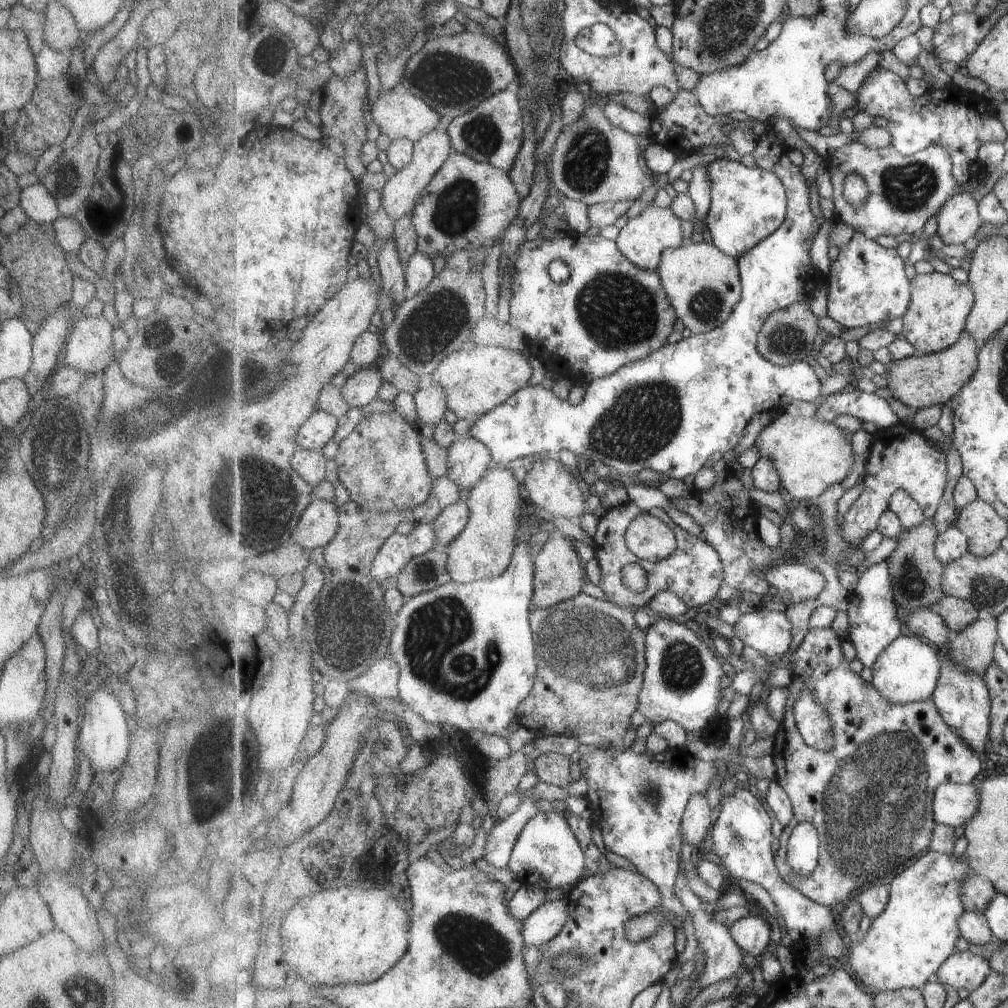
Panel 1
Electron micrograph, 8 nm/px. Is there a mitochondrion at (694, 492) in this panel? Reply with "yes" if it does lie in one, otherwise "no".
no

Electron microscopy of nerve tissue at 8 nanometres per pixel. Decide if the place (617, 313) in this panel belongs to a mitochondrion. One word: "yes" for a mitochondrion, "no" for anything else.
yes

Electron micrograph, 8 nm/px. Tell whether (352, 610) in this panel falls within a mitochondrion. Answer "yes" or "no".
yes

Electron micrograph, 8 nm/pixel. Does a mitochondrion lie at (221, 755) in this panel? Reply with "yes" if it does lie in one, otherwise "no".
yes

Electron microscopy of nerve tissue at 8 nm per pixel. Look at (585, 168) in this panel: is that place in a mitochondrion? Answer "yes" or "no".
yes

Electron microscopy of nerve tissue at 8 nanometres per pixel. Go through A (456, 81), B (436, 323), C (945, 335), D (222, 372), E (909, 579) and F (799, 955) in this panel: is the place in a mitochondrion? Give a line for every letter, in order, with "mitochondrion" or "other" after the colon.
A: mitochondrion
B: mitochondrion
C: other
D: mitochondrion
E: mitochondrion
F: other

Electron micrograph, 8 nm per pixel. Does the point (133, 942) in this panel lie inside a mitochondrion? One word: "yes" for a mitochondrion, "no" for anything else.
no

